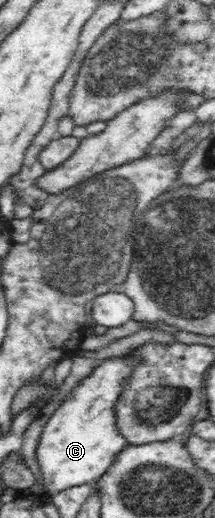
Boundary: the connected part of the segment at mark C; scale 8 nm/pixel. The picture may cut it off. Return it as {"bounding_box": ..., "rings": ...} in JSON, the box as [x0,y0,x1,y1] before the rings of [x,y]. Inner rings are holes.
{"bounding_box":[35,358,133,499],"rings":[[[119,358],[105,360],[70,392],[44,425],[35,455],[47,499],[68,488],[95,482],[107,472],[116,454],[128,445],[115,427],[113,404],[123,392],[125,376],[131,374],[133,366]]]}

